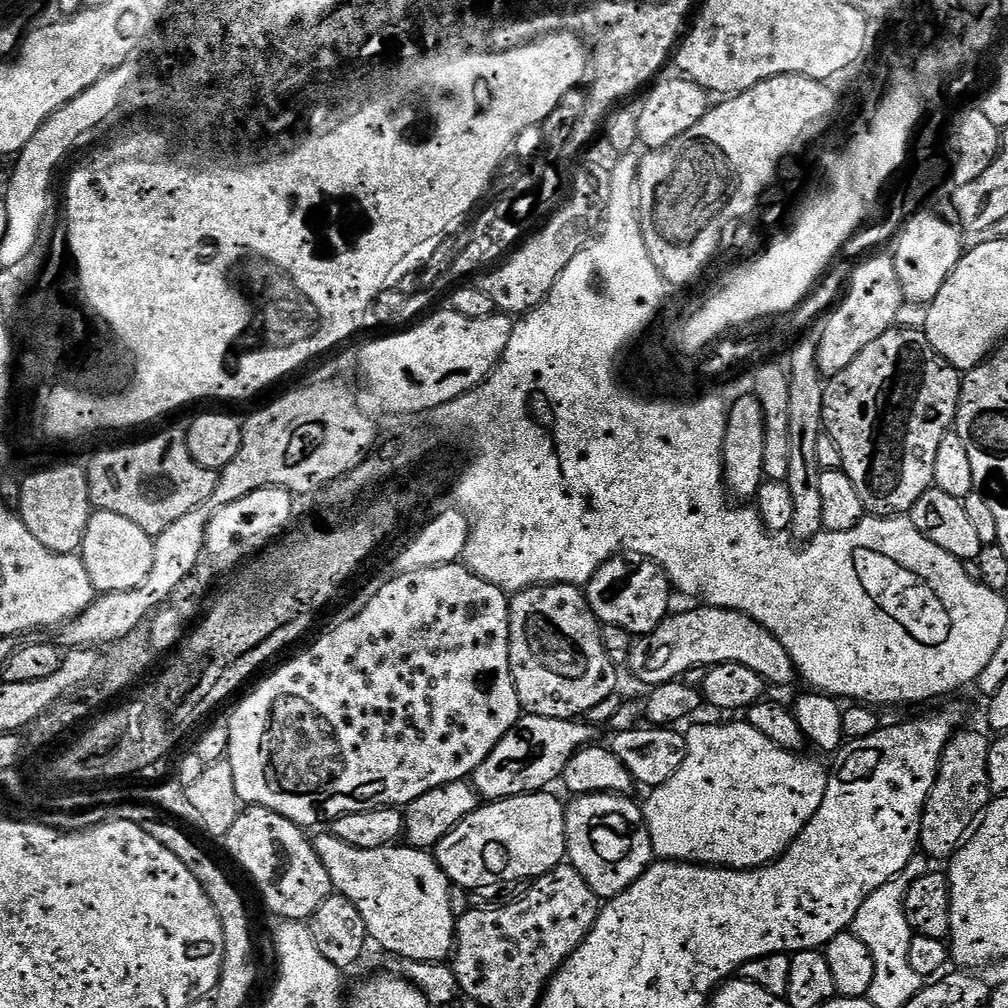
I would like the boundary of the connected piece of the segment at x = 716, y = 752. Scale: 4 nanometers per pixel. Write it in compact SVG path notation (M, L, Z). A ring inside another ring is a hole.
M747 726L741 728L692 728L686 732L686 758L682 766L666 782L662 782L656 788L647 793L648 801L643 801L644 821L650 834L653 857L661 860L679 860L685 864L706 864L717 868L760 868L763 864L771 864L778 859L785 850L793 844L802 834L802 830L818 814L822 806L822 798L826 798L826 786L828 785L829 769L823 768L816 760L811 760L805 754L787 752L780 748L766 734L758 734L758 730Z

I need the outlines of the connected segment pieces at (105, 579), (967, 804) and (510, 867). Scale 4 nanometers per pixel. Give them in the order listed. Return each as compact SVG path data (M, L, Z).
M96 510L86 526L78 555L83 560L86 574L90 574L90 582L94 582L97 593L134 590L146 582L150 566L154 566L154 540L146 534L146 530L142 530L142 526L134 526L130 518Z
M953 731L940 759L940 769L920 819L920 843L923 855L933 861L955 856L966 837L977 827L994 793L990 786L990 740L980 732Z
M548 790L543 792L529 792L527 796L511 796L505 800L494 800L477 807L474 814L467 816L450 835L442 838L442 842L438 842L435 846L434 855L436 861L440 864L440 869L448 875L449 881L455 887L467 888L469 890L475 890L475 888L492 888L495 884L512 884L515 880L531 882L536 877L546 874L549 870L556 867L557 864L561 863L565 859L566 849L568 847L568 839L566 838L566 804L565 801L560 801L558 797L551 796L552 794Z

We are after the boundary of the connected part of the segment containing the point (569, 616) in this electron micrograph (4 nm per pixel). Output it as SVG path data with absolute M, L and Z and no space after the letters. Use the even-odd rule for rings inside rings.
M538 584L534 588L524 588L515 593L508 601L510 610L510 670L514 678L514 686L518 690L521 709L529 716L541 716L542 718L558 718L559 720L574 720L587 717L588 711L598 702L602 702L607 696L613 695L616 689L616 673L618 668L609 658L604 648L601 636L602 625L592 613L592 607L588 605L587 595L575 584Z

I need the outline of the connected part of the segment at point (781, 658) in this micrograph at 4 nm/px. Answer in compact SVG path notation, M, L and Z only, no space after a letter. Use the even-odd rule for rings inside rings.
M708 605L696 606L689 612L680 612L669 615L660 623L655 632L648 633L647 637L641 639L631 651L630 669L647 686L658 684L668 684L671 680L678 680L694 667L709 668L716 664L738 664L746 666L747 669L762 677L765 683L776 686L788 686L793 681L796 682L798 673L793 664L793 660L786 653L786 648L782 646L780 640L760 623L754 622L748 615L740 611L728 611L725 608L710 607Z

